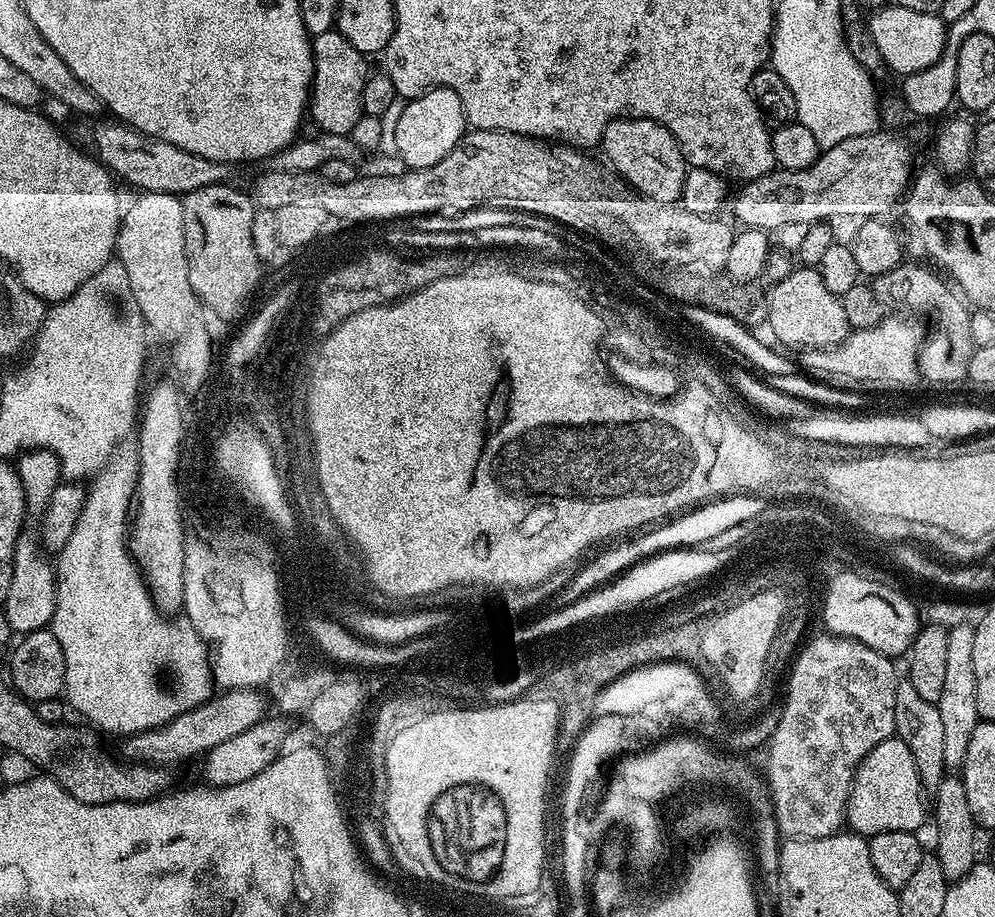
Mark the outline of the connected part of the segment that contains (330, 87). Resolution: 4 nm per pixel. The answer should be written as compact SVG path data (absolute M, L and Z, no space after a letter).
M338 31L318 34L311 37L312 42L312 87L310 89L310 120L317 124L320 132L329 132L339 136L348 136L356 128L356 123L362 120L364 107L362 106L362 90L370 75L370 67L365 53L354 50L346 38Z

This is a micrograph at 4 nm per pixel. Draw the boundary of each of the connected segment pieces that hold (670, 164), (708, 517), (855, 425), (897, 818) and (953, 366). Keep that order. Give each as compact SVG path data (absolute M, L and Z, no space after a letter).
M612 120L604 127L603 148L609 162L616 167L615 175L631 185L645 200L665 206L675 205L679 201L686 161L674 134L670 134L666 126L653 120Z
M733 494L707 501L651 530L644 530L631 538L621 539L615 546L608 547L604 557L599 556L600 560L596 559L595 563L591 563L591 567L580 572L580 578L576 580L577 585L568 588L567 592L562 592L562 598L565 602L581 599L588 592L602 588L605 584L623 575L628 568L658 555L660 552L666 552L668 549L695 549L697 546L707 545L714 538L718 538L718 534L730 530L730 526L747 524L748 520L754 519L765 508L765 505L765 501L759 495Z
M812 410L800 420L793 420L787 425L787 432L794 439L812 444L828 444L860 450L912 450L908 448L926 448L936 446L937 438L925 428L918 416L902 416L900 414L845 414L840 410Z
M891 736L886 742L878 742L870 754L861 760L856 767L856 776L852 779L852 789L848 791L848 810L846 824L857 836L871 838L887 832L915 832L921 831L924 819L929 819L930 808L924 805L926 793L922 782L918 778L918 766L914 766L914 758L910 754L910 746L902 742L899 736Z
M902 262L894 270L875 277L870 284L872 290L878 302L893 313L933 312L936 315L937 344L925 343L921 347L920 375L932 384L956 384L960 379L963 381L968 374L968 359L974 351L969 305L951 287L948 289L932 271L908 263Z

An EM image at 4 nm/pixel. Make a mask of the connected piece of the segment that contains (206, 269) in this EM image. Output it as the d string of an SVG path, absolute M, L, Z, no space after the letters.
M231 183L202 186L182 197L182 226L186 234L186 258L190 286L205 309L228 320L244 308L252 291L260 284L262 262L250 238L256 208L247 191L231 188Z

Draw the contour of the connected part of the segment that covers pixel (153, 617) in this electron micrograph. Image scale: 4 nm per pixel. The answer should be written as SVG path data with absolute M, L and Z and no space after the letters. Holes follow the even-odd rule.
M135 467L108 468L105 472L97 474L92 489L90 487L87 489L84 509L78 518L74 534L70 534L66 546L58 553L58 559L54 564L56 569L56 605L54 606L50 631L54 638L58 638L58 646L62 646L62 654L66 658L63 695L66 697L73 713L74 711L81 712L90 723L97 724L104 732L113 732L117 738L133 736L139 732L149 732L151 728L160 728L164 724L169 724L175 716L180 716L183 712L188 712L191 708L206 703L214 695L210 652L205 641L196 635L191 624L187 622L179 624L178 621L172 620L176 618L169 618L161 609L156 607L156 603L152 601L152 596L148 593L148 586L144 582L144 577L140 575L140 570L136 567L136 561L133 560L131 552L128 551L130 509L133 507L136 494L136 474L137 469ZM164 671L172 672L172 685L169 688L163 688L160 685L160 672Z

